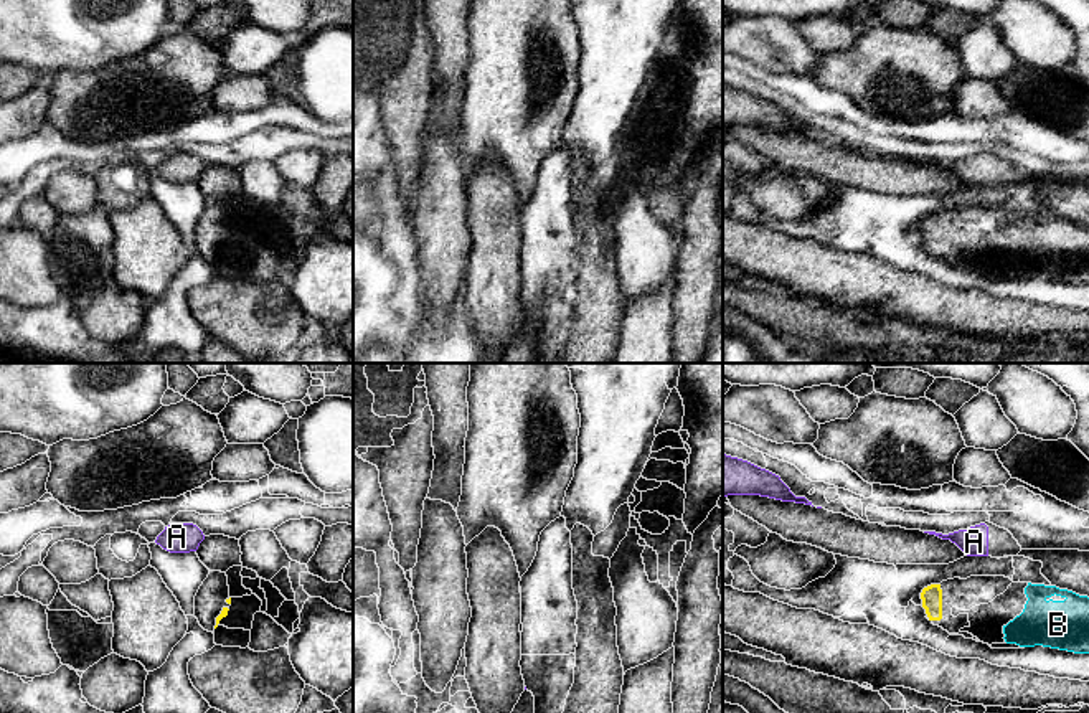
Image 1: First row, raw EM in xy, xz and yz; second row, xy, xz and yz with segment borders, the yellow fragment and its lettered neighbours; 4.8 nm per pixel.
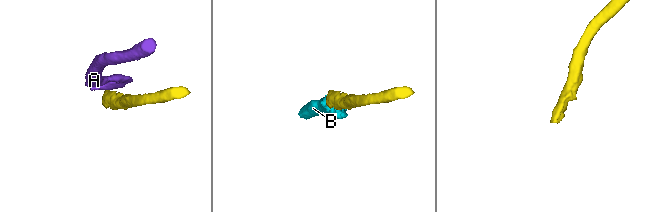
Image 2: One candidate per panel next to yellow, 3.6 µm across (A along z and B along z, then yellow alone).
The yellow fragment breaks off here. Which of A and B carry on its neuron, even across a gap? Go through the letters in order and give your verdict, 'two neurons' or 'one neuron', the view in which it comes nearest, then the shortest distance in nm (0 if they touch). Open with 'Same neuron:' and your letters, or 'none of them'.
Same neuron: B
A: two neurons; view yz; gap 200 nm
B: one neuron; view yz; gap 300 nm

